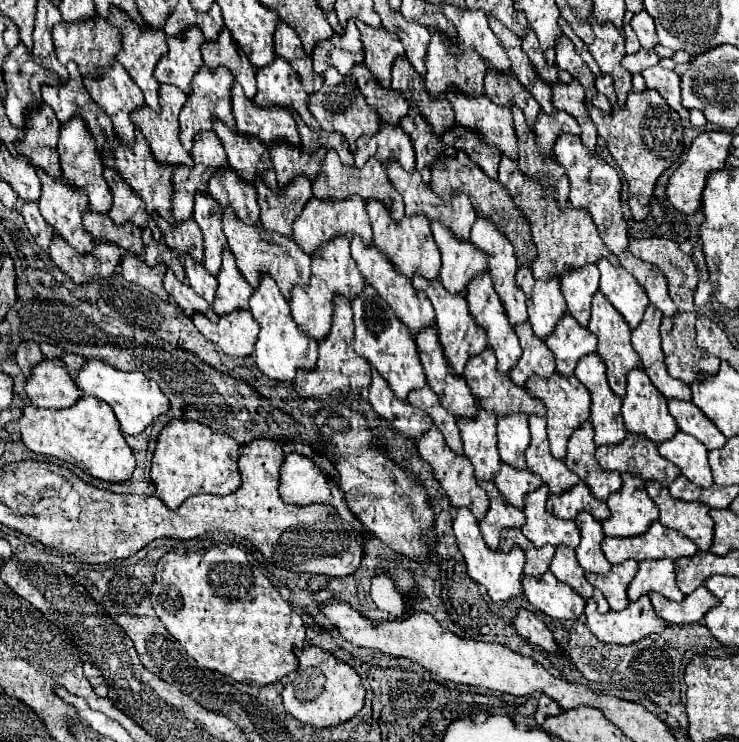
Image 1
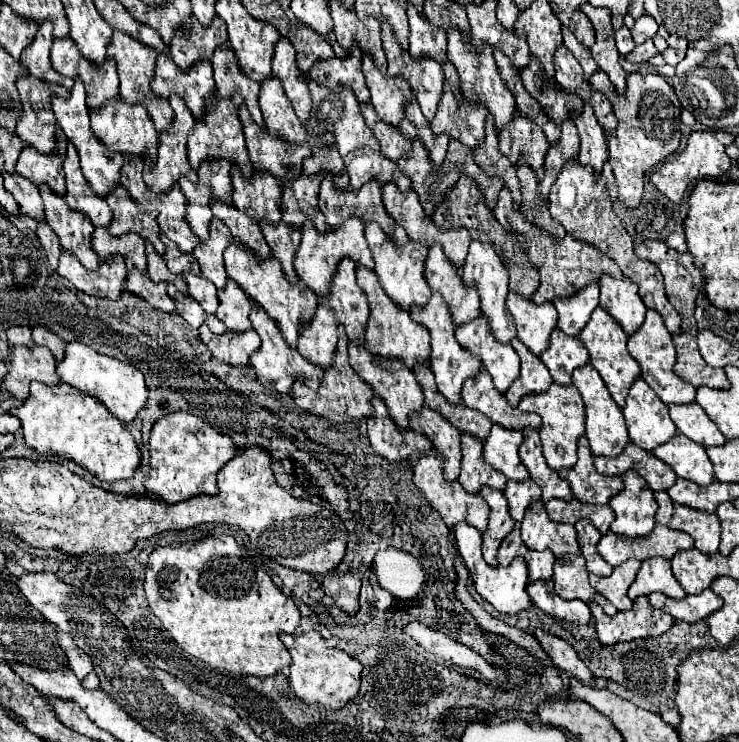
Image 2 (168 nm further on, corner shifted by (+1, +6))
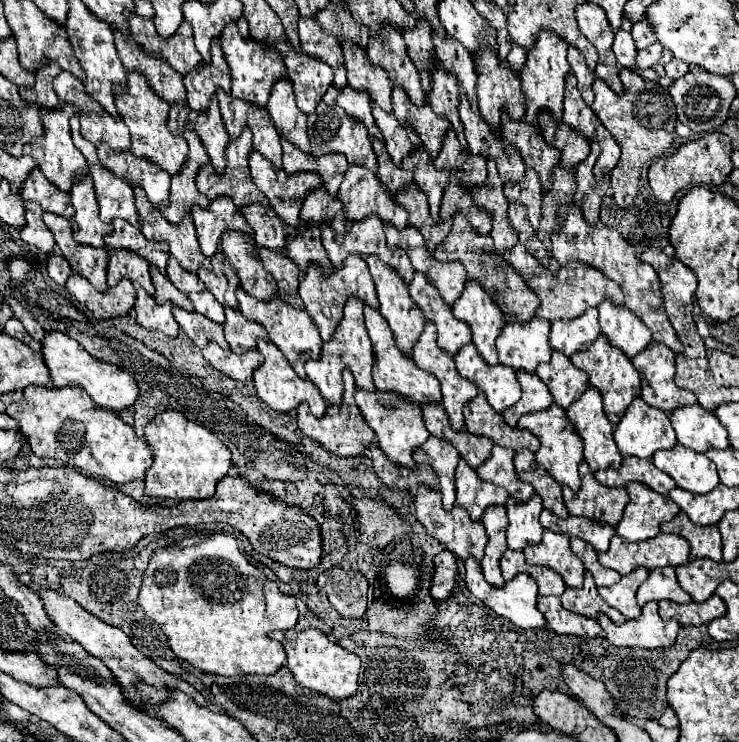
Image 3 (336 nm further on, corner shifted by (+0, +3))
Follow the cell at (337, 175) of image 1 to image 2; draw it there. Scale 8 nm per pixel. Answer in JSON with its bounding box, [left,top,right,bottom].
[319,174,407,244]

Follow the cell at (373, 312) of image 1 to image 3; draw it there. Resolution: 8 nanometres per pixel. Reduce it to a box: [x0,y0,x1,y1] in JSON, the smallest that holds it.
[356,391,428,469]

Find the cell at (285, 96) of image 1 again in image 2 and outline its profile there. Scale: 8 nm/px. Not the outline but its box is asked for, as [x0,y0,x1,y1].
[259,76,317,146]

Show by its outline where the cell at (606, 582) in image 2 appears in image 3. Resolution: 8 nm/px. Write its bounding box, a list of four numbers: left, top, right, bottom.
[598,569,648,619]

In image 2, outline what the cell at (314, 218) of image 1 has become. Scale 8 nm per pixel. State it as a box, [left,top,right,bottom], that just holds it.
[295,214,373,296]

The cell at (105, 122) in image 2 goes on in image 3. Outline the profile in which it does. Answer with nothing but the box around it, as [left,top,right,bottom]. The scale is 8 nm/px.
[98,145,170,207]

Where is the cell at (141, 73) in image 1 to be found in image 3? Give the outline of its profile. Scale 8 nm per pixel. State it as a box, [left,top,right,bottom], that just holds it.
[116,73,188,175]

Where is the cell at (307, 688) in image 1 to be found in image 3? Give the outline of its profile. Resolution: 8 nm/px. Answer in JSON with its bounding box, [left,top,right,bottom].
[270,629,360,701]

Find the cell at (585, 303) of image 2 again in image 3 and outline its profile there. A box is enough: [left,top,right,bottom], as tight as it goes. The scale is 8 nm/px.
[548,309,600,357]

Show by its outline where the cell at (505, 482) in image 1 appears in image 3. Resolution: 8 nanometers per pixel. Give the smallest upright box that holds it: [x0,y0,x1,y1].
[506,497,542,551]

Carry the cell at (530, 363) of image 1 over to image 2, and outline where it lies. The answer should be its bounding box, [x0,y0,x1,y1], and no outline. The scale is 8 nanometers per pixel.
[505,338,553,406]

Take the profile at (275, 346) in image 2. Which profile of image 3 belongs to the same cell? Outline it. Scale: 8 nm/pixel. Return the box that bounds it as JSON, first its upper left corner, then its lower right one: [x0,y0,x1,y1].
[254,341,326,419]

